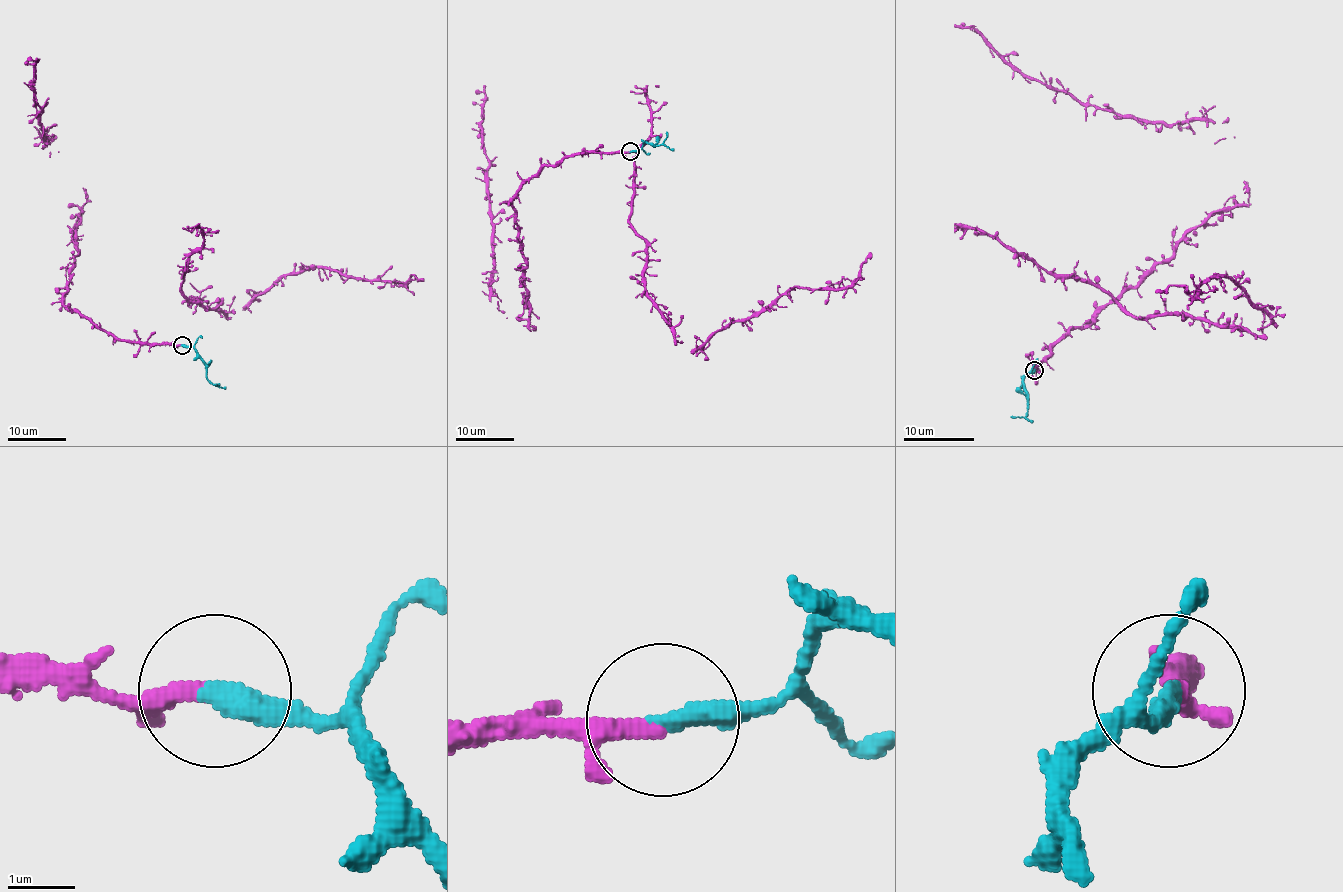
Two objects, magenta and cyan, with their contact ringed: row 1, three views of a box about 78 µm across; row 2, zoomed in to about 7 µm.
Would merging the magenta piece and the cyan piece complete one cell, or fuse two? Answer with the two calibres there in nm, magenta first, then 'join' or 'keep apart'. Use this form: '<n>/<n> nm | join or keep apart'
280/360 nm | join

